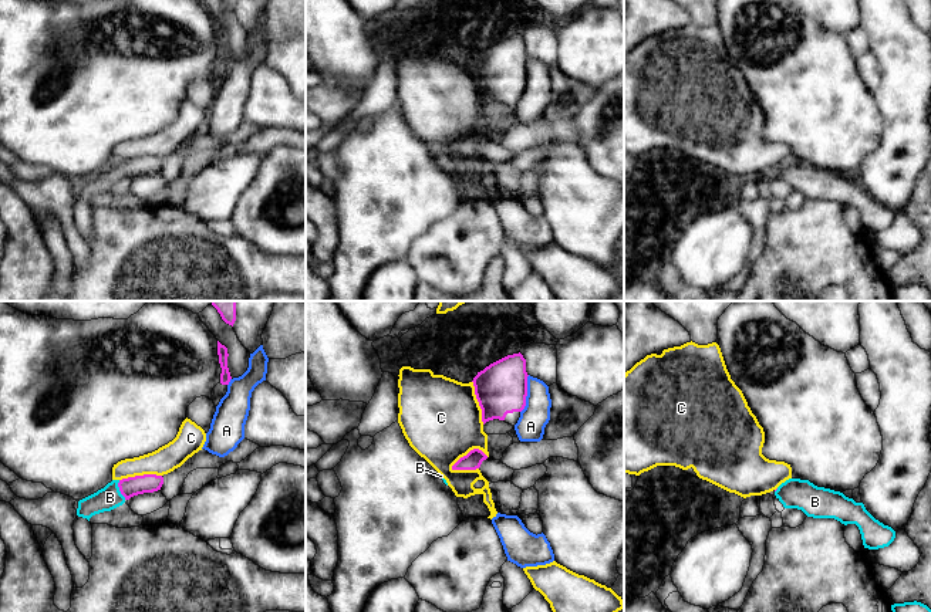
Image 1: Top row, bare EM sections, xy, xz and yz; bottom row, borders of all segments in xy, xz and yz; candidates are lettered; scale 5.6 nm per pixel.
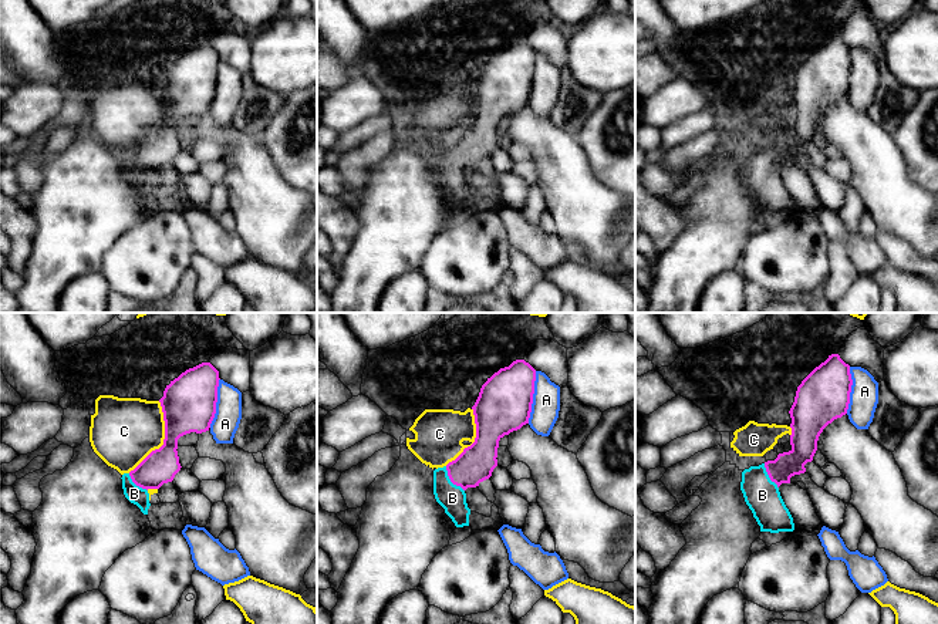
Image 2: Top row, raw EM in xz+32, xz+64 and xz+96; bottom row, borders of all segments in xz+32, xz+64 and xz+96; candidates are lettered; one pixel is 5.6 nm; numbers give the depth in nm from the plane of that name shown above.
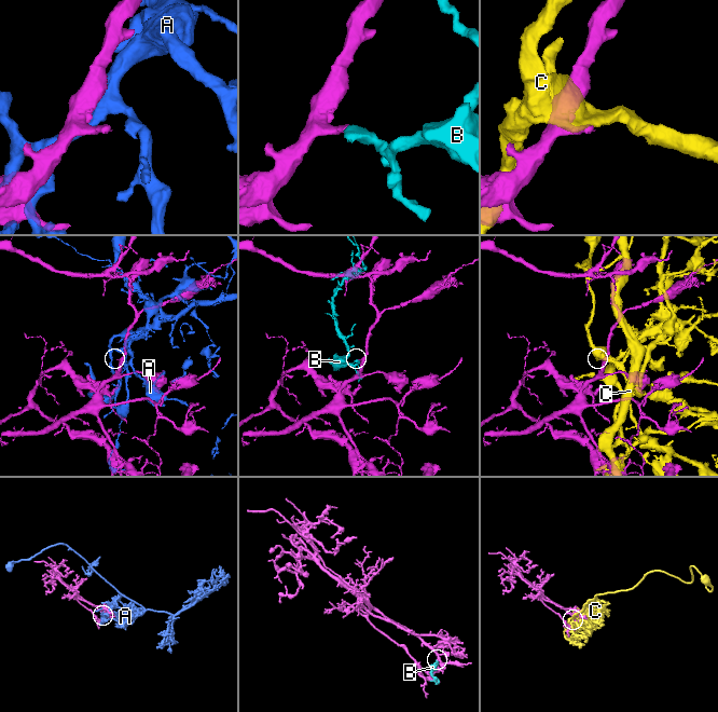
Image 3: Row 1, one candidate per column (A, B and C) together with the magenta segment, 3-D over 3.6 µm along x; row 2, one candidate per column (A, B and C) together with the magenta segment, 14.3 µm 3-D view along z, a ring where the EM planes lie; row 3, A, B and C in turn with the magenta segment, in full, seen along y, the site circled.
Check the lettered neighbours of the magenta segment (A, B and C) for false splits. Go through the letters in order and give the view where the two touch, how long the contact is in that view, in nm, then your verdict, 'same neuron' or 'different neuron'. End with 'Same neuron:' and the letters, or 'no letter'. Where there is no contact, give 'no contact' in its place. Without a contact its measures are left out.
A: xz | 220 nm | different neuron
B: xy | 120 nm | same neuron
C: xz | 220 nm | different neuron
Same neuron: B

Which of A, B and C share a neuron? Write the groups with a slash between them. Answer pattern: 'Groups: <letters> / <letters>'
Groups: A / B / C

